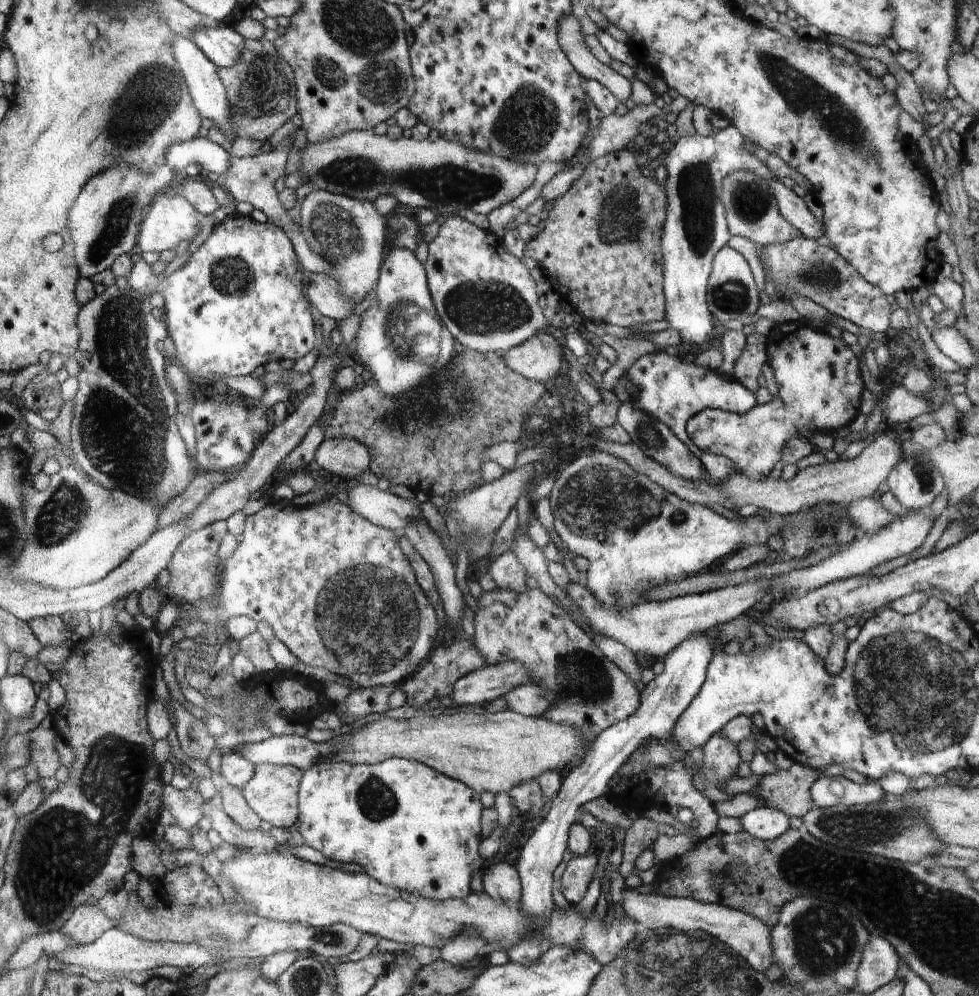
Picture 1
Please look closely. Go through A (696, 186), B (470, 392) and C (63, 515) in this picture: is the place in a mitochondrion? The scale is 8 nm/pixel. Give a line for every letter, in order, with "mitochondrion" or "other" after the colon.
A: mitochondrion
B: mitochondrion
C: mitochondrion

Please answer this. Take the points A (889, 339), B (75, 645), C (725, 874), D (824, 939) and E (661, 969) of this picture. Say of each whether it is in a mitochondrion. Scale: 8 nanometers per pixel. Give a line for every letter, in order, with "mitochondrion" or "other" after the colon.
A: other
B: other
C: other
D: mitochondrion
E: mitochondrion

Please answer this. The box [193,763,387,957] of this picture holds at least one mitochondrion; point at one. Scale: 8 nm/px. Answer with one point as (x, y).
(330, 939)

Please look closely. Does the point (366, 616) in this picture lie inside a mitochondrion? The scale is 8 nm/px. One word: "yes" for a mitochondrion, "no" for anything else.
yes

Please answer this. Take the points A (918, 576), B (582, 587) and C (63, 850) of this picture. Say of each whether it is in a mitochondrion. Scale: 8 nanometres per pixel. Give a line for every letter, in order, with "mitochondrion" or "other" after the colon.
A: other
B: other
C: mitochondrion

